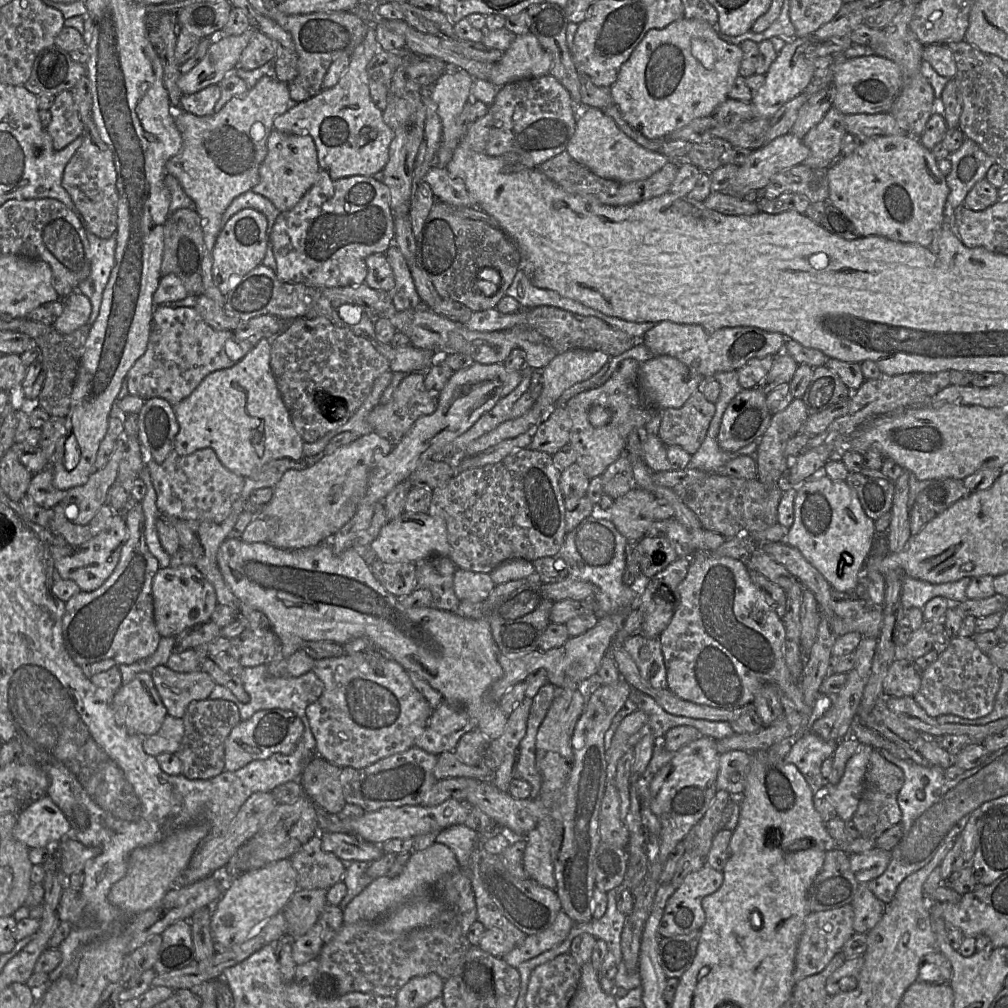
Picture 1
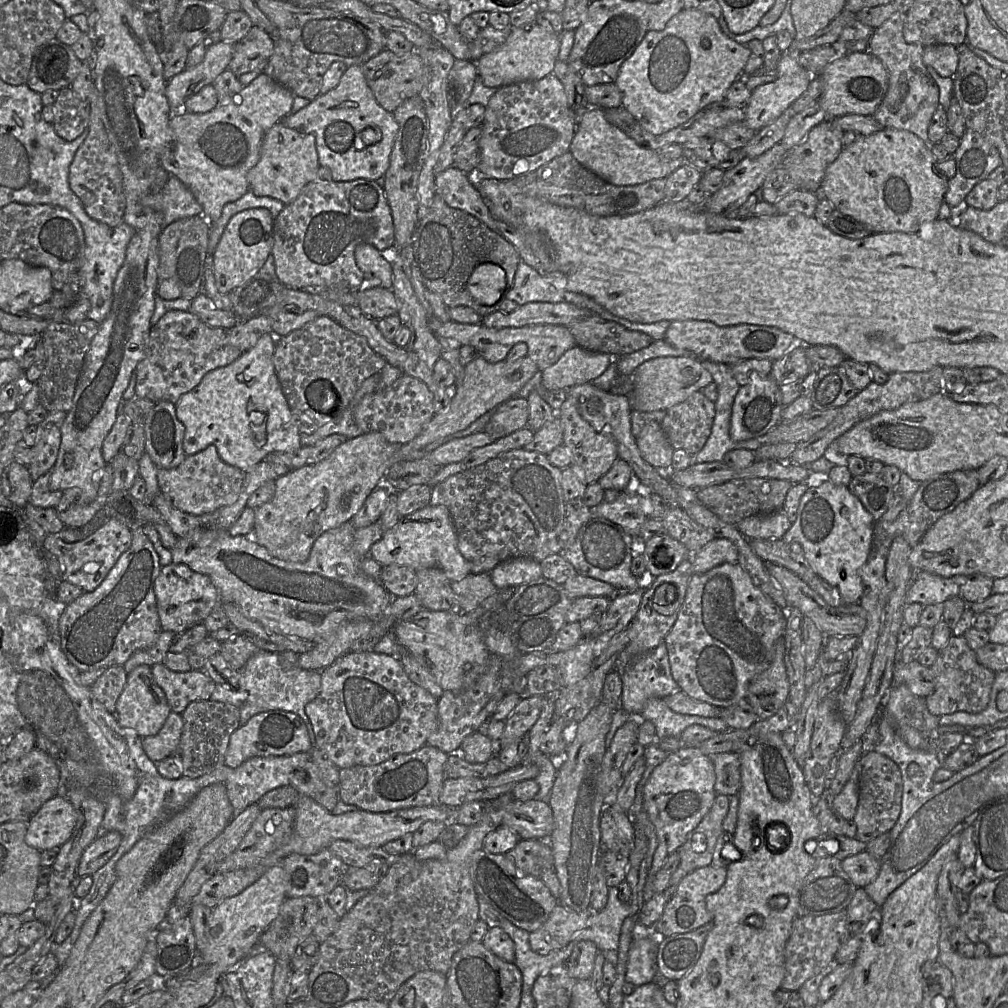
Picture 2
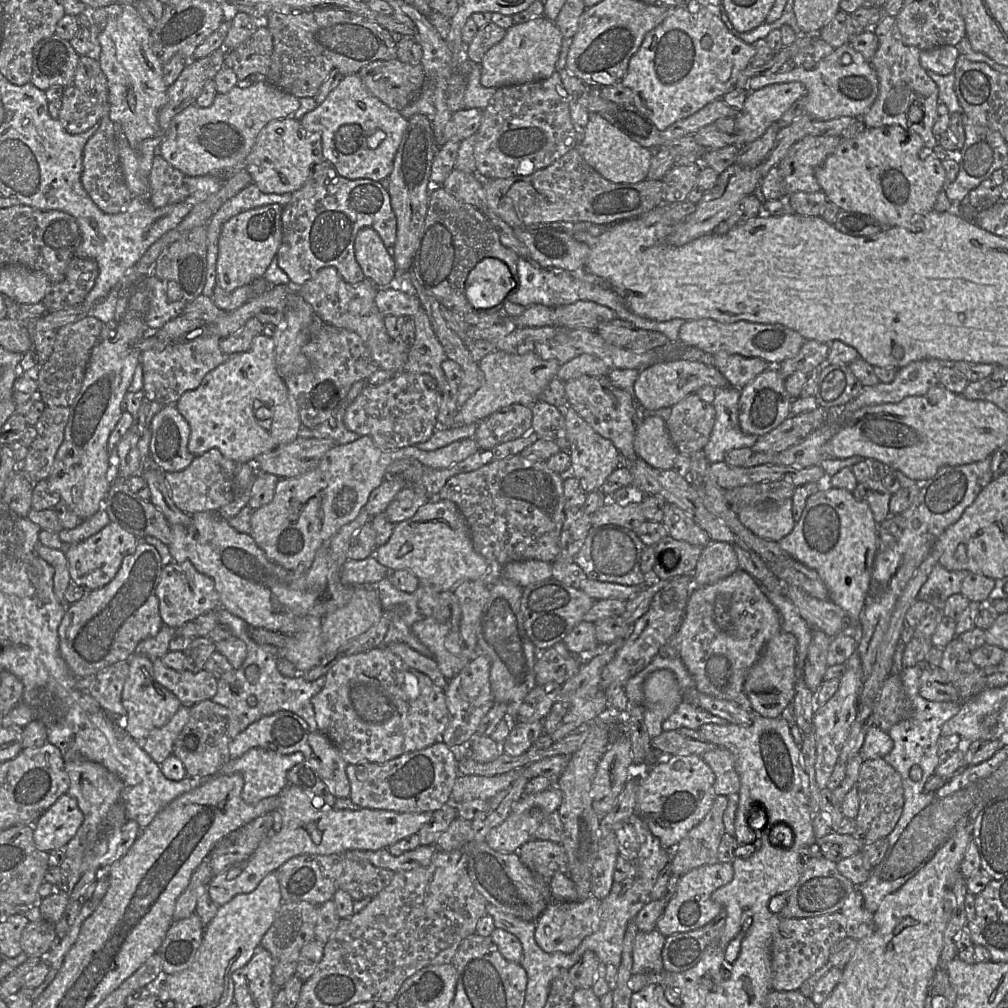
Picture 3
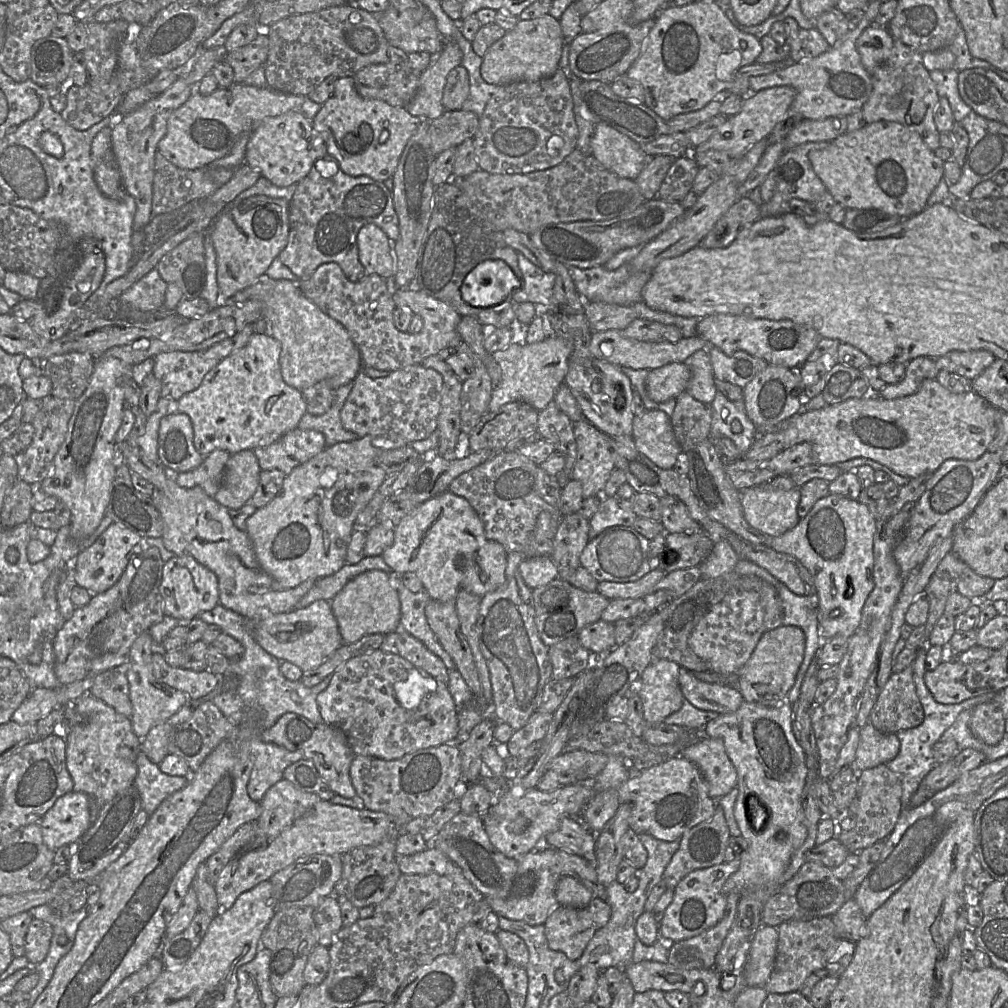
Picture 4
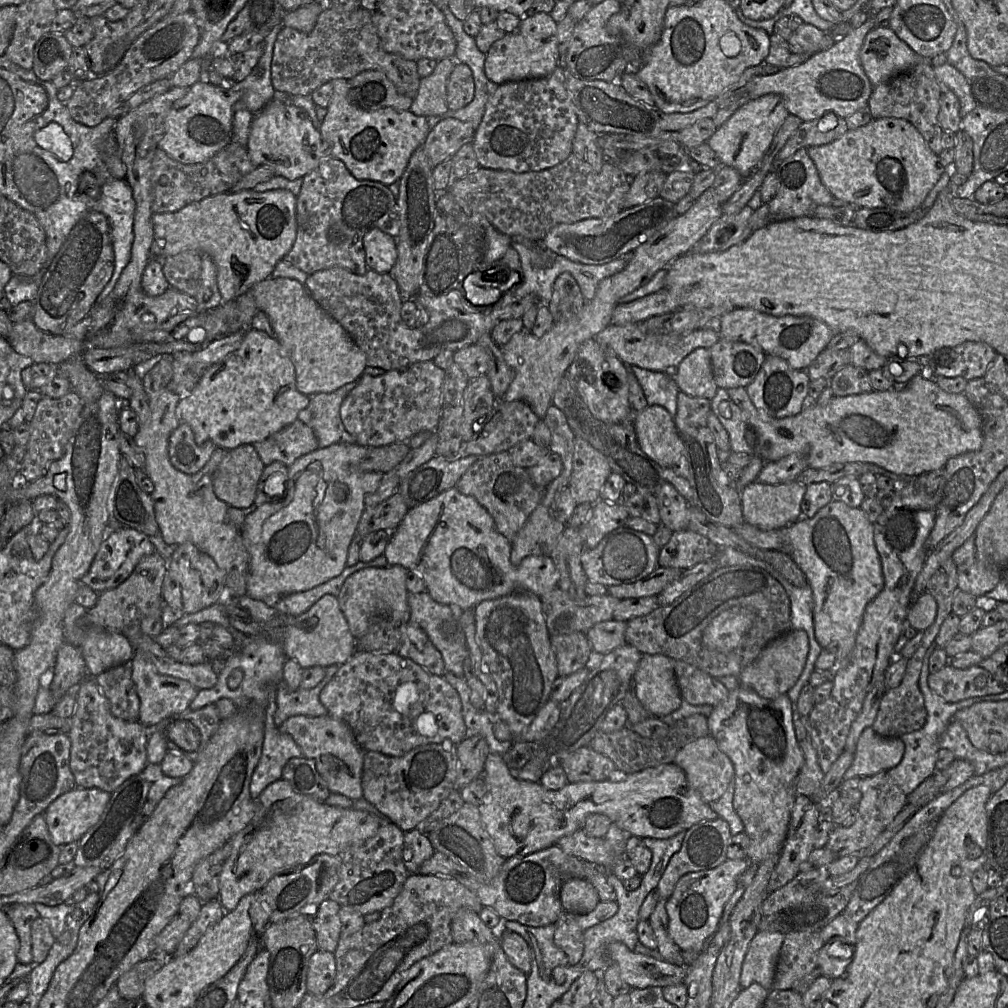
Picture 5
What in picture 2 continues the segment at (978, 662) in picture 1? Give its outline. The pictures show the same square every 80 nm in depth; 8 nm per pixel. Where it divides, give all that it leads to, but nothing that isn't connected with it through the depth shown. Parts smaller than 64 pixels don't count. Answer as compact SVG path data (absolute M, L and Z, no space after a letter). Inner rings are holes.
M963 635L950 637L946 646L938 652L931 670L935 688L932 694L925 697L931 714L942 716L959 711L974 714L987 707L996 674L978 662L975 651L969 647Z

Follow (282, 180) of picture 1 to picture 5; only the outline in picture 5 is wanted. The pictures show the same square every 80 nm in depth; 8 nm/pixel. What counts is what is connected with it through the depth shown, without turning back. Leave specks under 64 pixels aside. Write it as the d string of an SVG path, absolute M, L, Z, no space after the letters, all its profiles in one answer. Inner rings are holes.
M272 99L254 115L247 151L250 161L256 168L268 167L275 176L293 181L303 178L316 169L323 159L331 157L331 144L322 138L319 129L314 127L306 110Z

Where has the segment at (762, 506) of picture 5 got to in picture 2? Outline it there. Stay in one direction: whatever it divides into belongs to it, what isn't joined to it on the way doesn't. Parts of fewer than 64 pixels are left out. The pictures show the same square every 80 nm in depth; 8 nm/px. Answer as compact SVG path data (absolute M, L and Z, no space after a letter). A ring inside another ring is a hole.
M780 510L772 514L747 517L737 527L748 540L780 540L791 525L787 515Z

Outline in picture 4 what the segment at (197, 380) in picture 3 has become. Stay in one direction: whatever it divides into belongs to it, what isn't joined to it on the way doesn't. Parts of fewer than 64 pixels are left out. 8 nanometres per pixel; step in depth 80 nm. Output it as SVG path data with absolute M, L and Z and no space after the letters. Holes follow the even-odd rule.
M172 351L160 353L154 358L152 374L161 382L161 397L177 402L183 395L197 389L204 376L221 360L208 358L204 351Z

